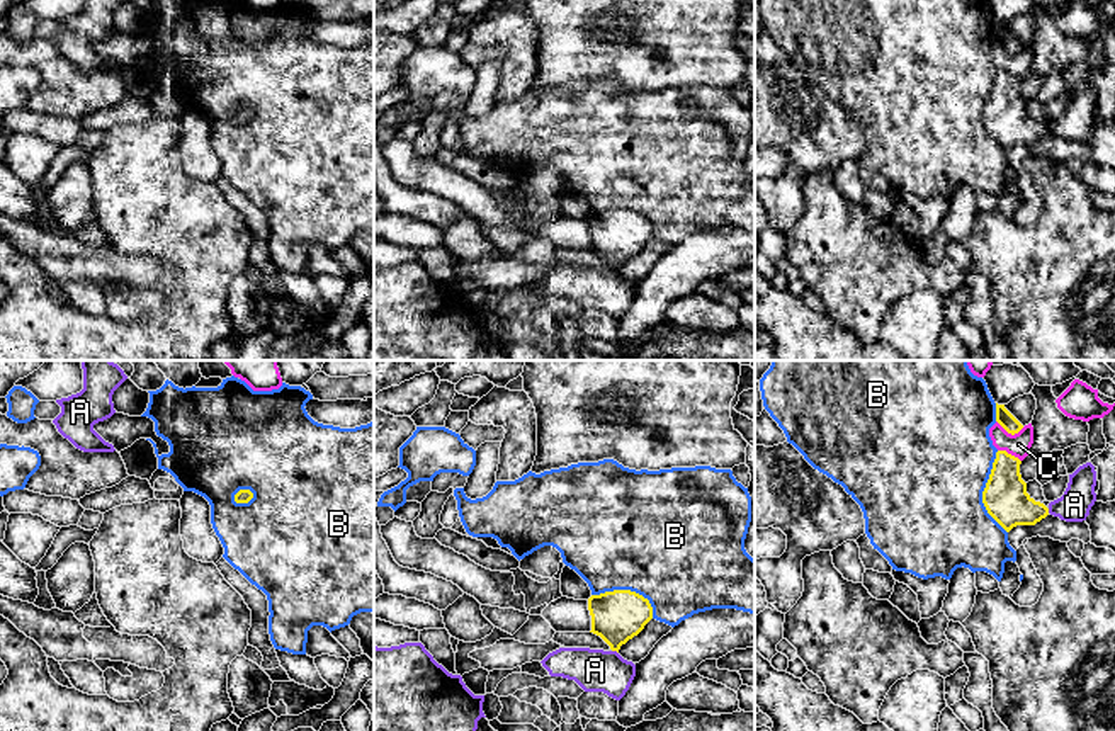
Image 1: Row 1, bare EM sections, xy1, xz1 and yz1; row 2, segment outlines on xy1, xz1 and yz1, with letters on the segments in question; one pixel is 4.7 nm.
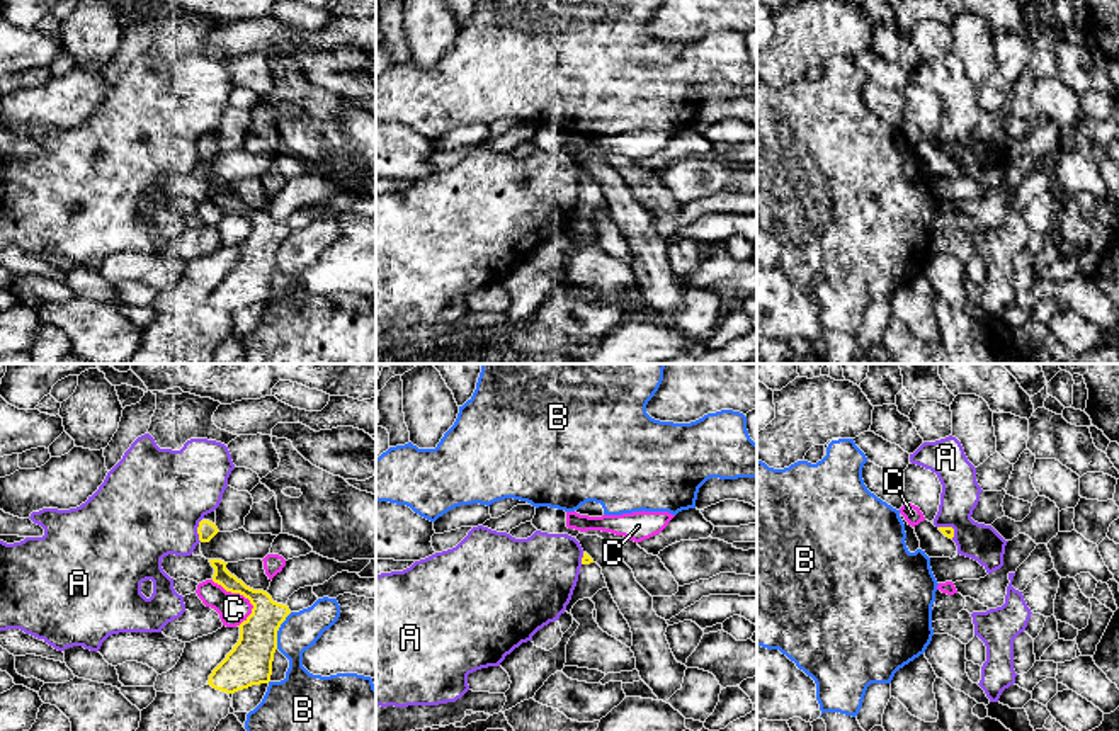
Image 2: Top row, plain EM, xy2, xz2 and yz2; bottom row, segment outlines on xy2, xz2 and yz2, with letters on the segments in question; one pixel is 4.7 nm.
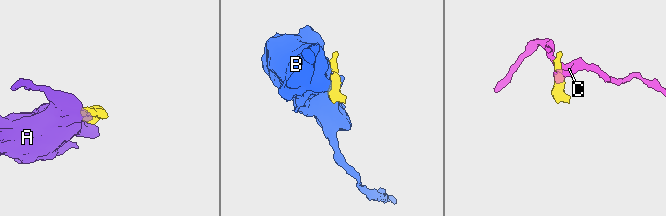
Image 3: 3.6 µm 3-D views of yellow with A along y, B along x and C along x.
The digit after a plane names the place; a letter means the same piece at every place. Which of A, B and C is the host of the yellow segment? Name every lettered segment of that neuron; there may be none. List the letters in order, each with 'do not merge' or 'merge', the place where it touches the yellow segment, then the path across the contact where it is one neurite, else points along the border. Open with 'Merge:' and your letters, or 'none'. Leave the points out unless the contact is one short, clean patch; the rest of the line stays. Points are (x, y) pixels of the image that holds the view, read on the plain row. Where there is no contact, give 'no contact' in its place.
Merge: none
A: do not merge; contact xy2 (198, 150)
B: do not merge; contact yz1 (983, 111)
C: do not merge; contact xy2 (244, 215); border xy2 (211, 199), (242, 213), (252, 225), (252, 232), (238, 245)

